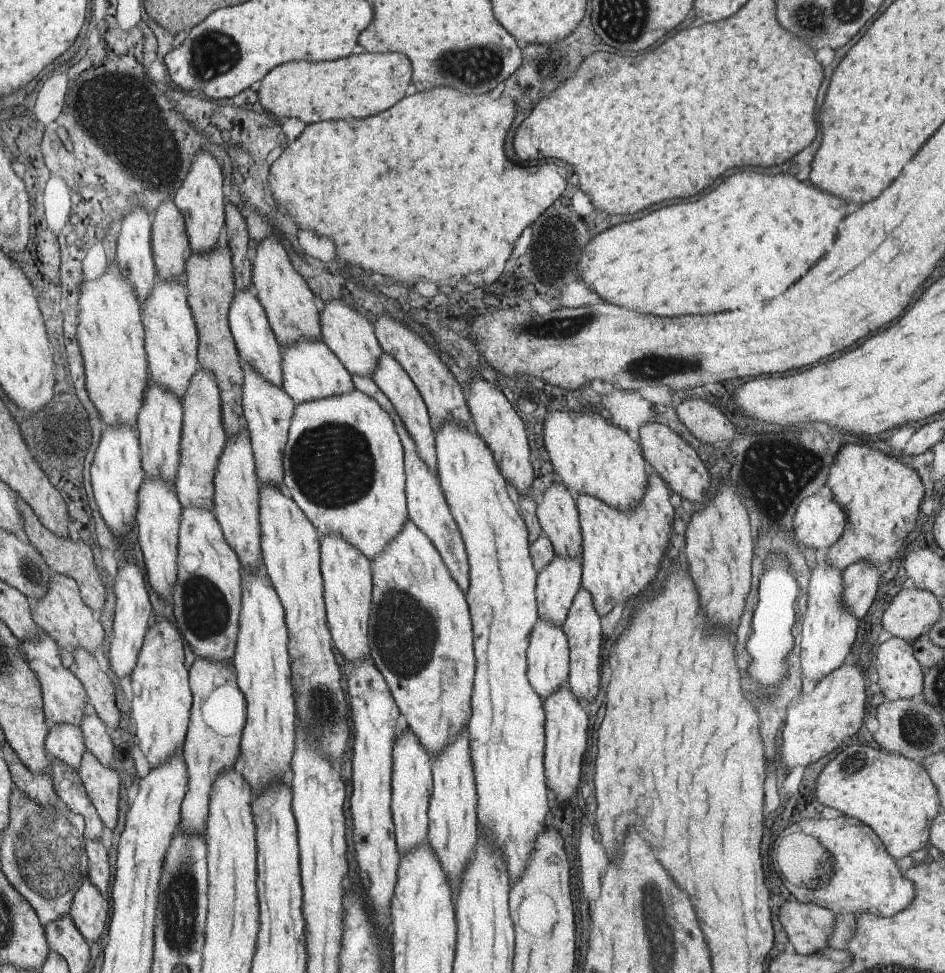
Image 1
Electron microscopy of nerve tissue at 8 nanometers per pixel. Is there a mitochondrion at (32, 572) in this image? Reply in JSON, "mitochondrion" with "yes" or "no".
{"mitochondrion":"yes"}

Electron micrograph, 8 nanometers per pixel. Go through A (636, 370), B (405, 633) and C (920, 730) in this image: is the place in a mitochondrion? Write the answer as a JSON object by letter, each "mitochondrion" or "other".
{"A":"mitochondrion","B":"mitochondrion","C":"mitochondrion"}

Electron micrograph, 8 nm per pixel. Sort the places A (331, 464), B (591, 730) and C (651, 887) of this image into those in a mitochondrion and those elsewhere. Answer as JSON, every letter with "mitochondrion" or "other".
{"A":"mitochondrion","B":"other","C":"mitochondrion"}

